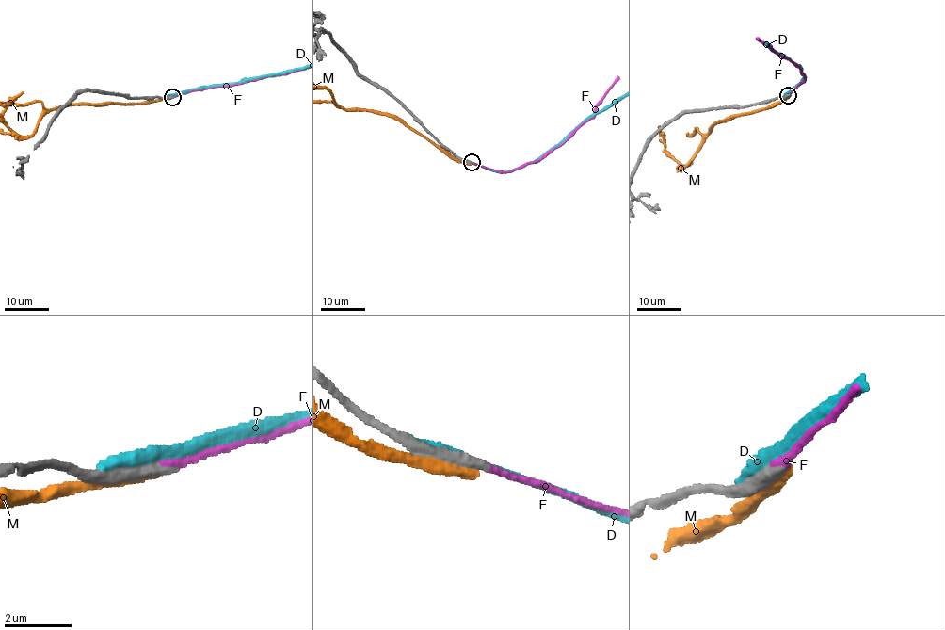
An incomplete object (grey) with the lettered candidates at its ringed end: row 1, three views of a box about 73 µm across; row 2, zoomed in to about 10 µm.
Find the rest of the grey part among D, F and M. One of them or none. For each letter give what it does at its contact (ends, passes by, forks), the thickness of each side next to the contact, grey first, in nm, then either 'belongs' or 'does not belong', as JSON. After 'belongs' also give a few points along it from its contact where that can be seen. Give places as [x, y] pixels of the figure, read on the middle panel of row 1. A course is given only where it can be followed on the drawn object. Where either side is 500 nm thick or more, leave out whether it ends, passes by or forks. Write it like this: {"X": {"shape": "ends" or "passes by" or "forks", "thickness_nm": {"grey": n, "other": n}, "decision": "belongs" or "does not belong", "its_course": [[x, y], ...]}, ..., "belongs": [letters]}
{"D": {"shape": "ends", "thickness_nm": {"grey": 400, "other": 480}, "decision": "does not belong"}, "F": {"shape": "ends", "thickness_nm": {"grey": 440, "other": 240}, "decision": "belongs"}, "M": {"thickness_nm": {"grey": 550, "other": 550}, "decision": "does not belong"}, "belongs": ["F"]}

